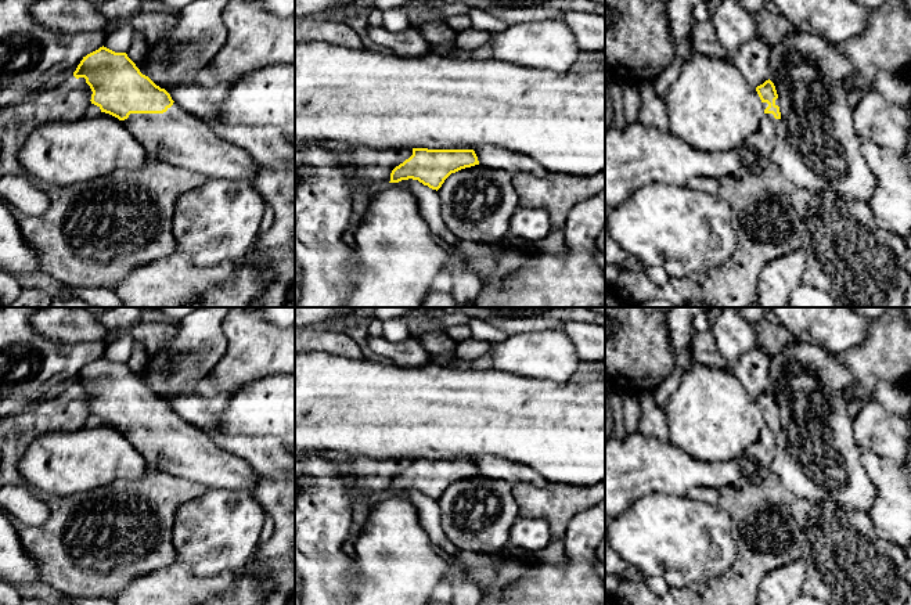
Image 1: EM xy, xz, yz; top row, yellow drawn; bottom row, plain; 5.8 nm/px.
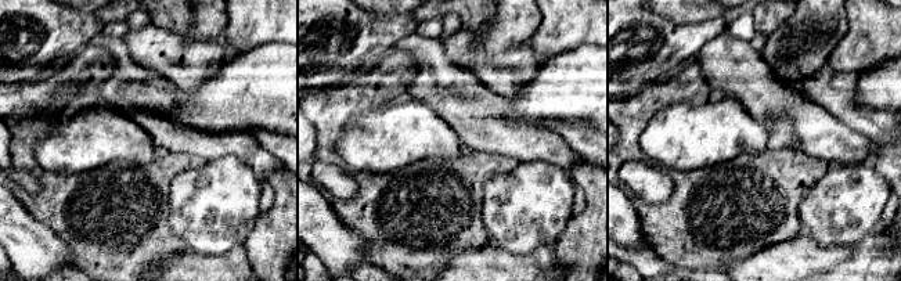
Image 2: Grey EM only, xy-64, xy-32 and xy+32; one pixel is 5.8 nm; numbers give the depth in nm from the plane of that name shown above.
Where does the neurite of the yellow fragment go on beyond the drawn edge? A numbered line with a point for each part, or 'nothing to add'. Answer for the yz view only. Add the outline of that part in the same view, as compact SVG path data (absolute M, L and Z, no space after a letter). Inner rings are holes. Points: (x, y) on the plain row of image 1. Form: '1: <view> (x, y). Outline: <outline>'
1: yz (762, 452). Outline: M764 424L760 429L759 439L743 453L761 472L770 471L778 433L779 429L775 429L773 424Z

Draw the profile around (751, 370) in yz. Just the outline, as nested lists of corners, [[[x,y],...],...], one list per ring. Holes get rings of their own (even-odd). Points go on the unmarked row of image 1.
[[[755,346],[731,368],[731,372],[752,399],[756,399],[768,390],[768,364],[770,356]]]

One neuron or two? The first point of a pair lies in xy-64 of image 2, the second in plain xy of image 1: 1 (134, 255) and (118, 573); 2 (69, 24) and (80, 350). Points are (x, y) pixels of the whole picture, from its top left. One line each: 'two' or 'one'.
1: one
2: one

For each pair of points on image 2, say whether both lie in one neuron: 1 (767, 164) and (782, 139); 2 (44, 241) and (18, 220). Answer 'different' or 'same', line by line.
1: different
2: same

